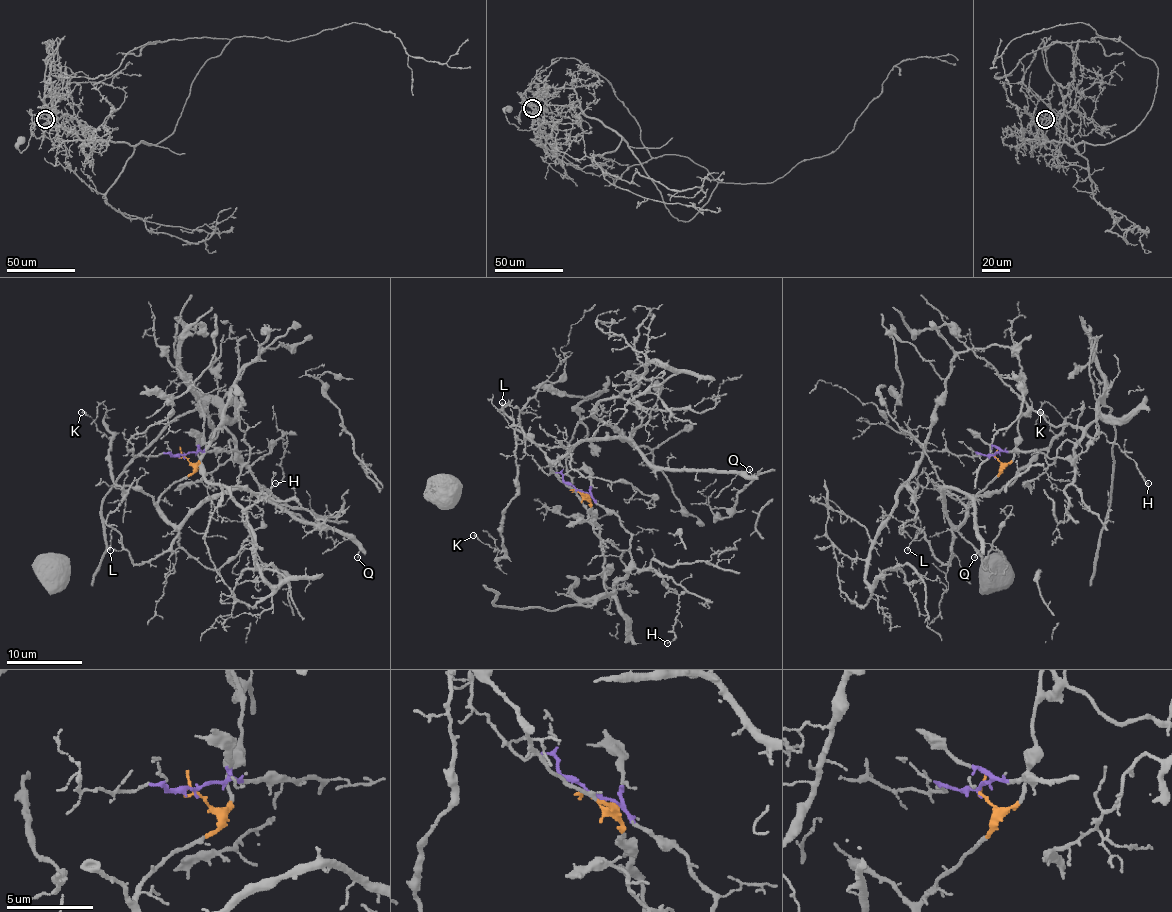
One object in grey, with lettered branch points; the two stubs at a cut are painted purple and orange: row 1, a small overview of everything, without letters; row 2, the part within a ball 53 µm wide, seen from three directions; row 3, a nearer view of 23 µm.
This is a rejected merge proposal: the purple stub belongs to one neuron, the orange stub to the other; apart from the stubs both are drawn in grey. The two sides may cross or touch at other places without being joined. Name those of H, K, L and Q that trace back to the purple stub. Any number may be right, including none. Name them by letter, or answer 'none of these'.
H

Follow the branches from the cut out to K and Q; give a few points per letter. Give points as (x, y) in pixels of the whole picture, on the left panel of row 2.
K: (183, 457), (192, 472), (156, 504), (132, 487), (124, 498), (109, 438), (81, 411)
Q: (183, 457), (192, 472), (158, 498), (171, 523), (220, 494), (253, 491), (341, 530), (356, 557)

